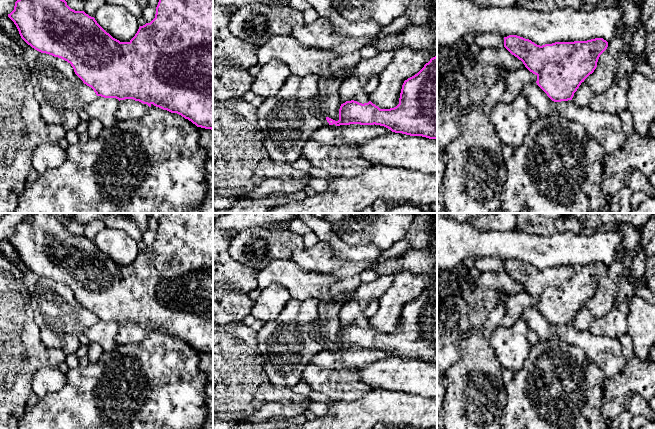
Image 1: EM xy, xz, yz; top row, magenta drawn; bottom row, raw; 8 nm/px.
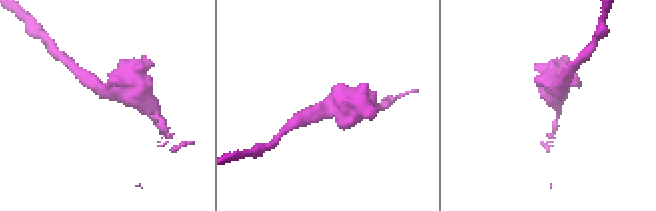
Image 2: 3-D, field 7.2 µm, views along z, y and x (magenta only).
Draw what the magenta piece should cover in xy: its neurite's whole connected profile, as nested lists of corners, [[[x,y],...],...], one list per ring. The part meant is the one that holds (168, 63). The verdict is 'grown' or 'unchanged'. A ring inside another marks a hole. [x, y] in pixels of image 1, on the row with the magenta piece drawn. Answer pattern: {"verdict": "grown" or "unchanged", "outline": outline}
{"verdict": "unchanged", "outline": [[[17,0],[14,10],[8,17],[16,25],[21,38],[35,50],[61,58],[74,69],[75,74],[84,84],[91,87],[97,96],[104,98],[116,98],[119,101],[133,99],[149,107],[153,104],[171,113],[177,113],[188,119],[197,127],[213,130],[213,0],[159,0],[156,7],[155,18],[143,26],[140,26],[135,36],[129,42],[120,42],[107,33],[95,20],[84,11],[71,9],[65,0]]]}

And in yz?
{"verdict": "unchanged", "outline": [[[509,35],[504,37],[504,47],[537,76],[537,85],[552,101],[561,102],[572,100],[581,83],[594,72],[600,55],[608,47],[608,42],[603,38],[595,38],[587,41],[555,42],[540,46],[529,39]]]}

